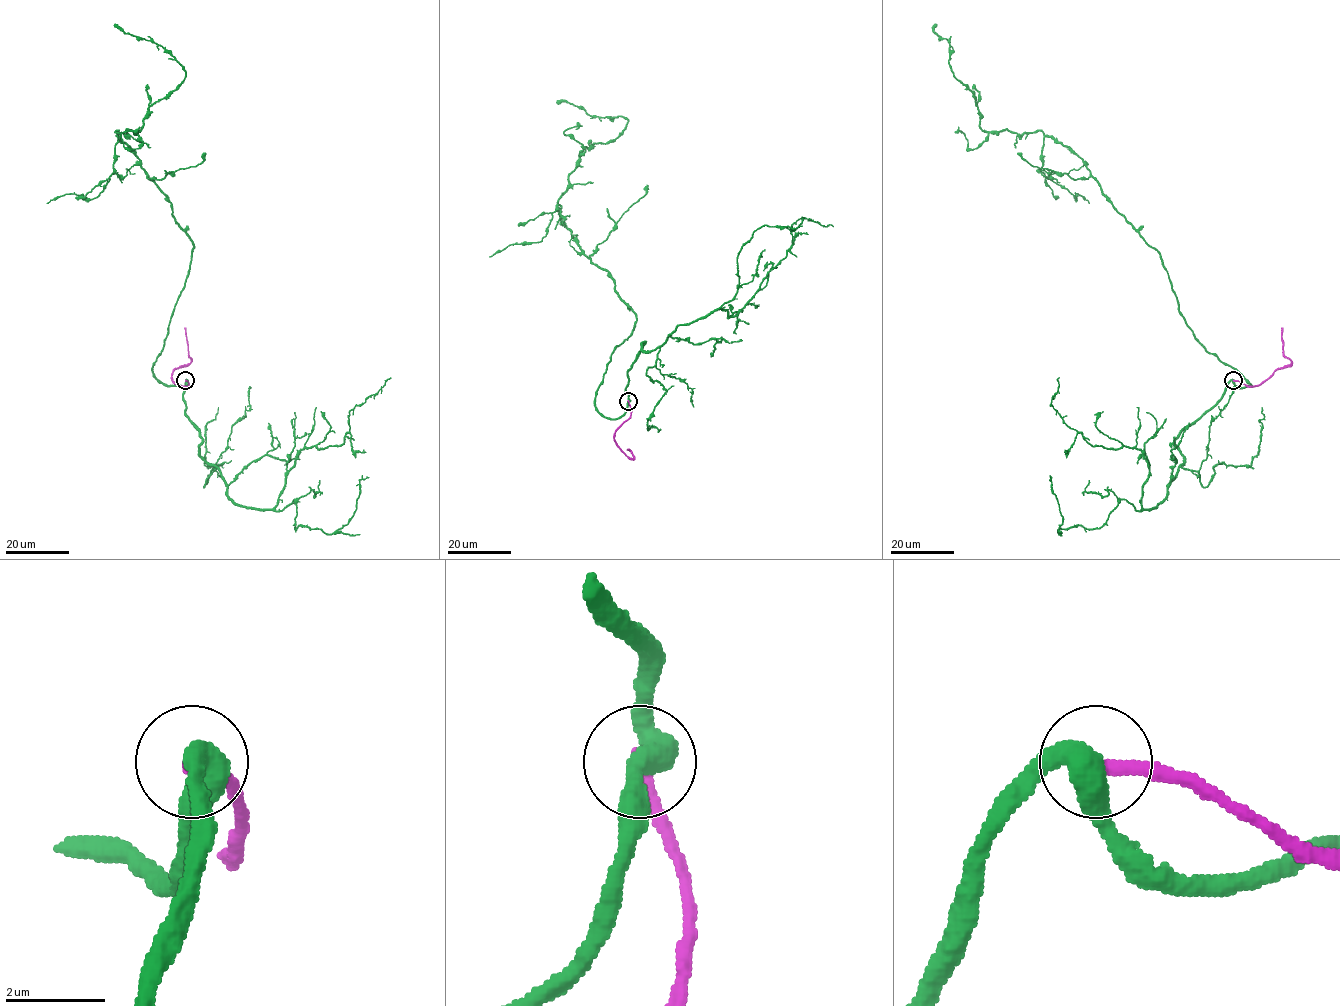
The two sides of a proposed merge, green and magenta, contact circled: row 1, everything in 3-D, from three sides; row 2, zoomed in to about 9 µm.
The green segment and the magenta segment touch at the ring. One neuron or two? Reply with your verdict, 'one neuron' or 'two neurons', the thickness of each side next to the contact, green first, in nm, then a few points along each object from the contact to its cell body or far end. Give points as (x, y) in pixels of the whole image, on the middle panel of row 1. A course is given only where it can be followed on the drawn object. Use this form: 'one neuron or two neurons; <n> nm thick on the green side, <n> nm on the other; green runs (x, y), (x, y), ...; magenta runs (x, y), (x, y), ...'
one neuron; 480 nm thick on the green side, 280 nm on the other; green runs (628, 401), (617, 418), (595, 404), (636, 314), (558, 202), (585, 147), (611, 142), (628, 120), (556, 103); magenta runs (628, 401), (630, 416), (616, 430), (614, 440), (633, 458), (627, 449)

